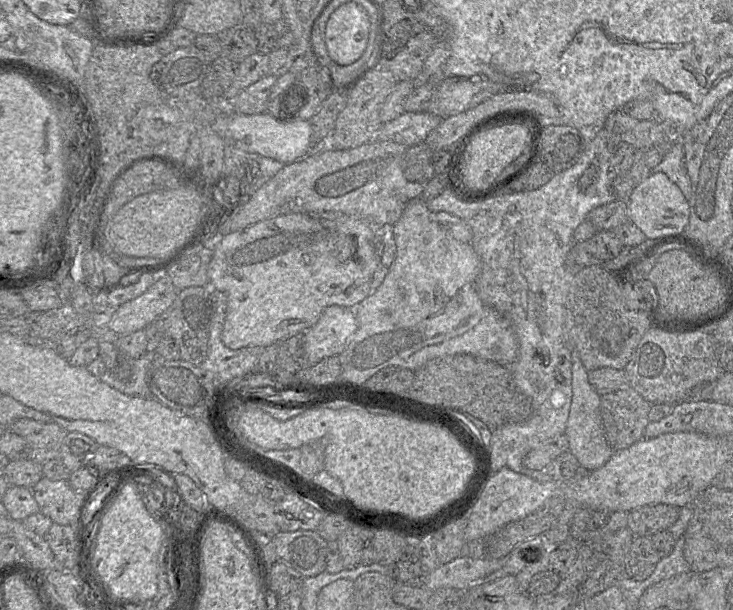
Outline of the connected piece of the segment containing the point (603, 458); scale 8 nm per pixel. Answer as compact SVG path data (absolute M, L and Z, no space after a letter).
M571 350L572 363L572 400L564 435L567 437L569 451L576 457L584 472L595 471L604 466L613 455L603 428L600 415L600 397L588 380L588 371L584 367L576 350Z

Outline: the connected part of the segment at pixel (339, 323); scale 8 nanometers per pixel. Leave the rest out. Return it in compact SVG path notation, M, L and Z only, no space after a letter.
M332 305L324 309L317 322L303 332L304 358L313 366L325 358L339 355L349 338L357 330L354 309Z

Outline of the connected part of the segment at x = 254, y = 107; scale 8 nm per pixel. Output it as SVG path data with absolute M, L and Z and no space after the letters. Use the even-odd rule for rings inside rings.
M266 75L254 84L242 90L228 105L232 110L245 114L255 115L267 111L268 99L278 77Z

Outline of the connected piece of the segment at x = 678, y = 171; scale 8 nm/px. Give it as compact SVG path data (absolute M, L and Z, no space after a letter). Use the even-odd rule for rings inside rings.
M682 138L673 144L671 150L664 155L662 161L650 171L650 175L658 172L665 173L680 188L689 203L689 199L692 196L692 186L685 166Z

